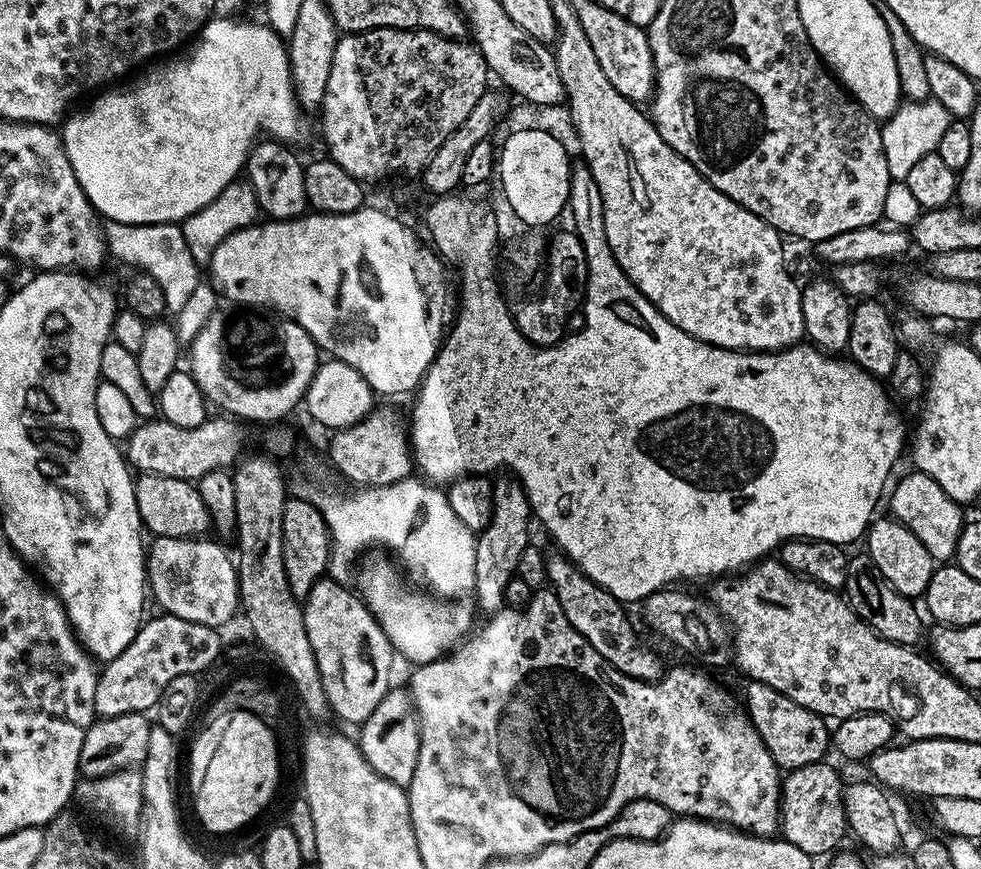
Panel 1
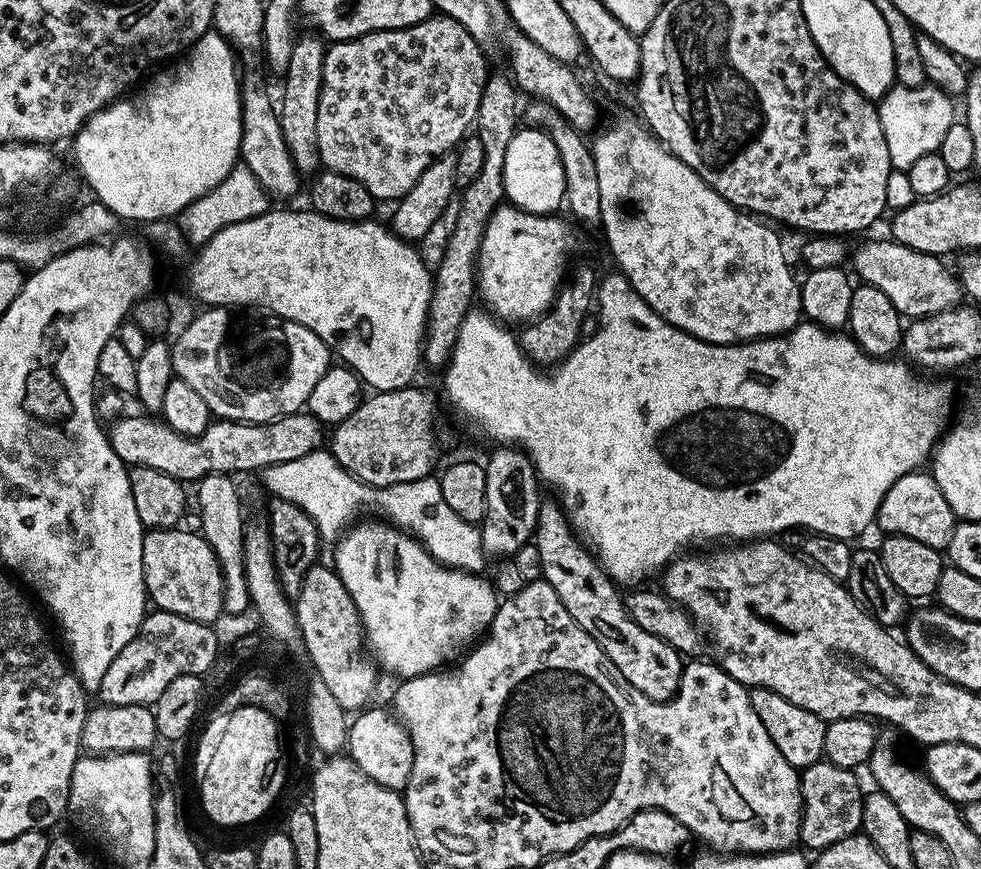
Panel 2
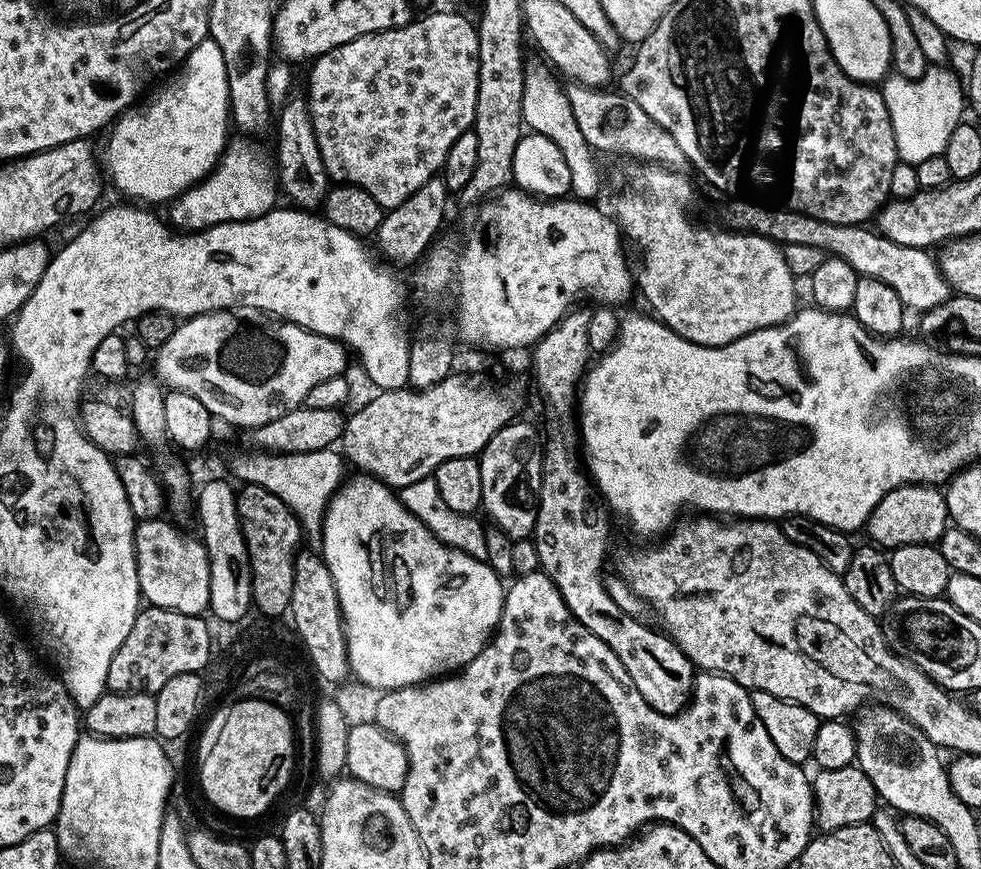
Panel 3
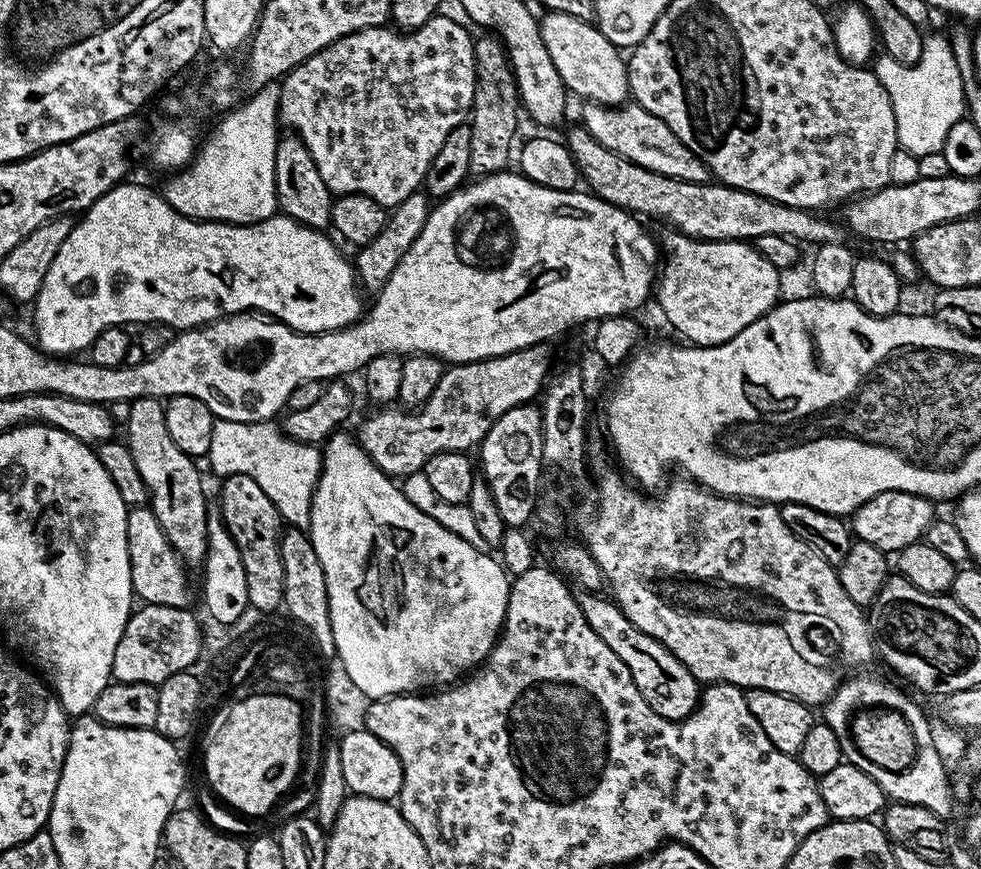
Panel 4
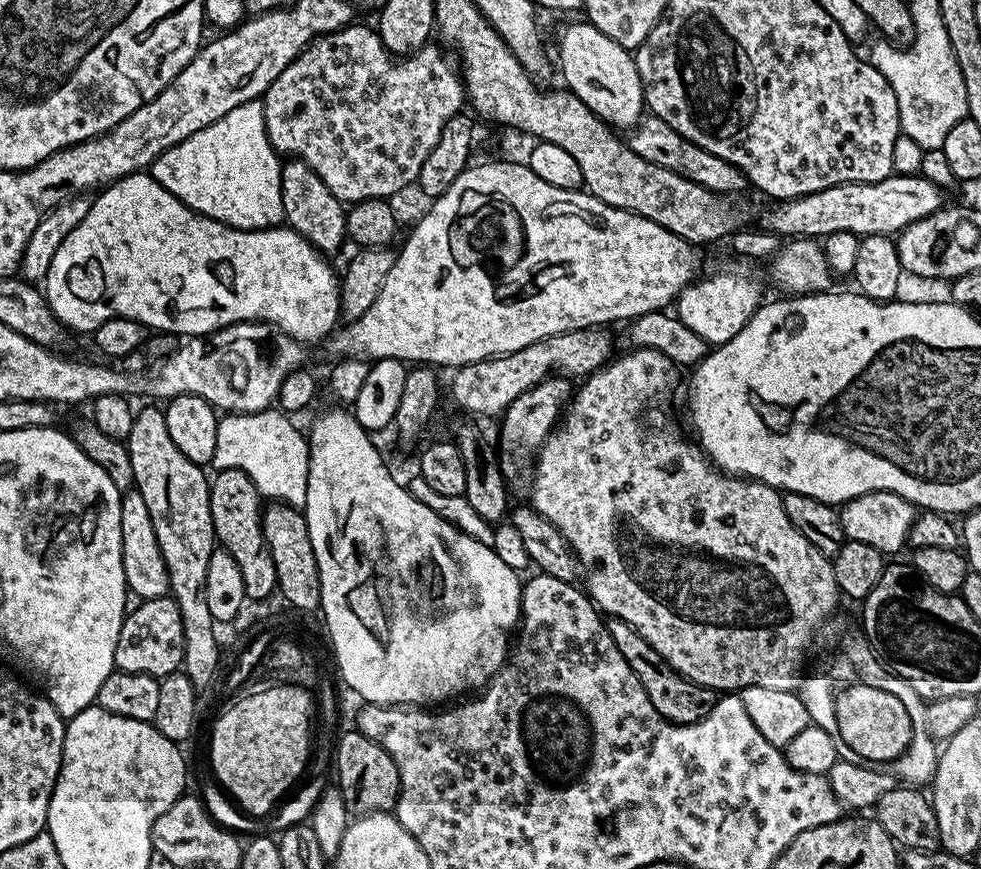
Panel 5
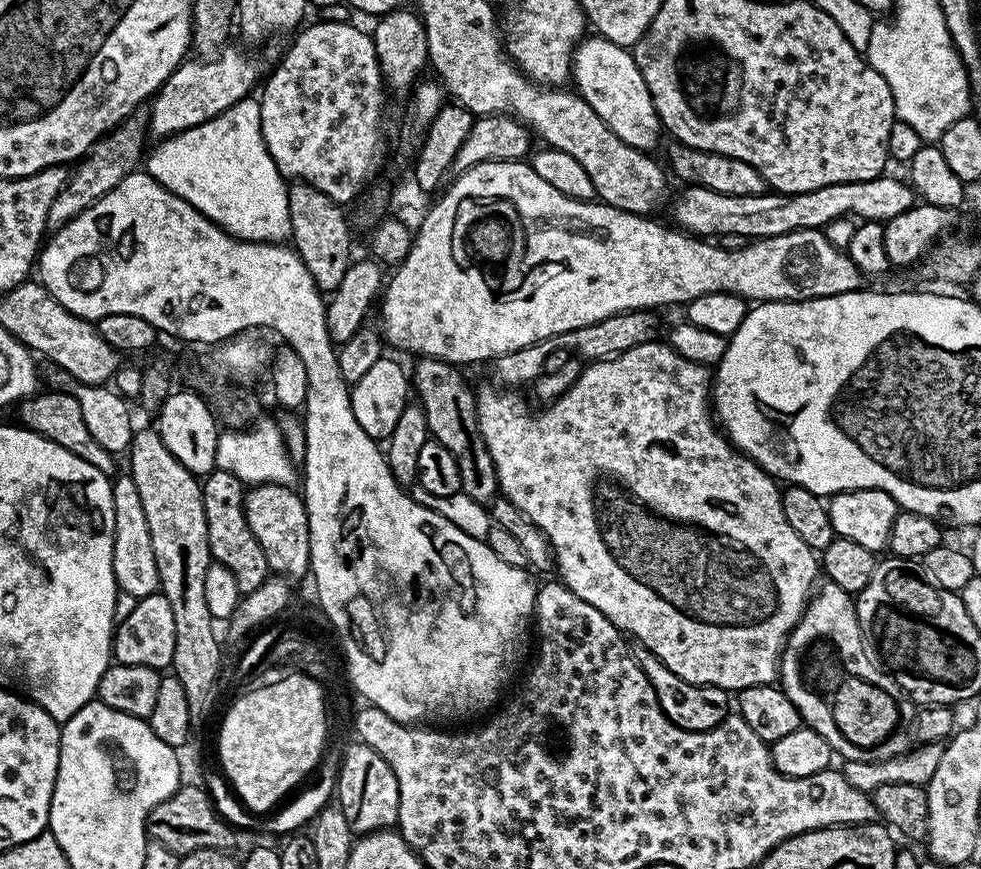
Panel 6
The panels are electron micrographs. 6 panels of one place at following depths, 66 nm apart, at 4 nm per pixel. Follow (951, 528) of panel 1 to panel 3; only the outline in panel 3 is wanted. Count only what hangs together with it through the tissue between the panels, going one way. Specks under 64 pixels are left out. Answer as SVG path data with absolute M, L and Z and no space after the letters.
M902 484L886 493L878 506L874 506L868 515L866 533L873 545L891 550L907 544L935 545L949 524L948 507L939 487L931 484Z

